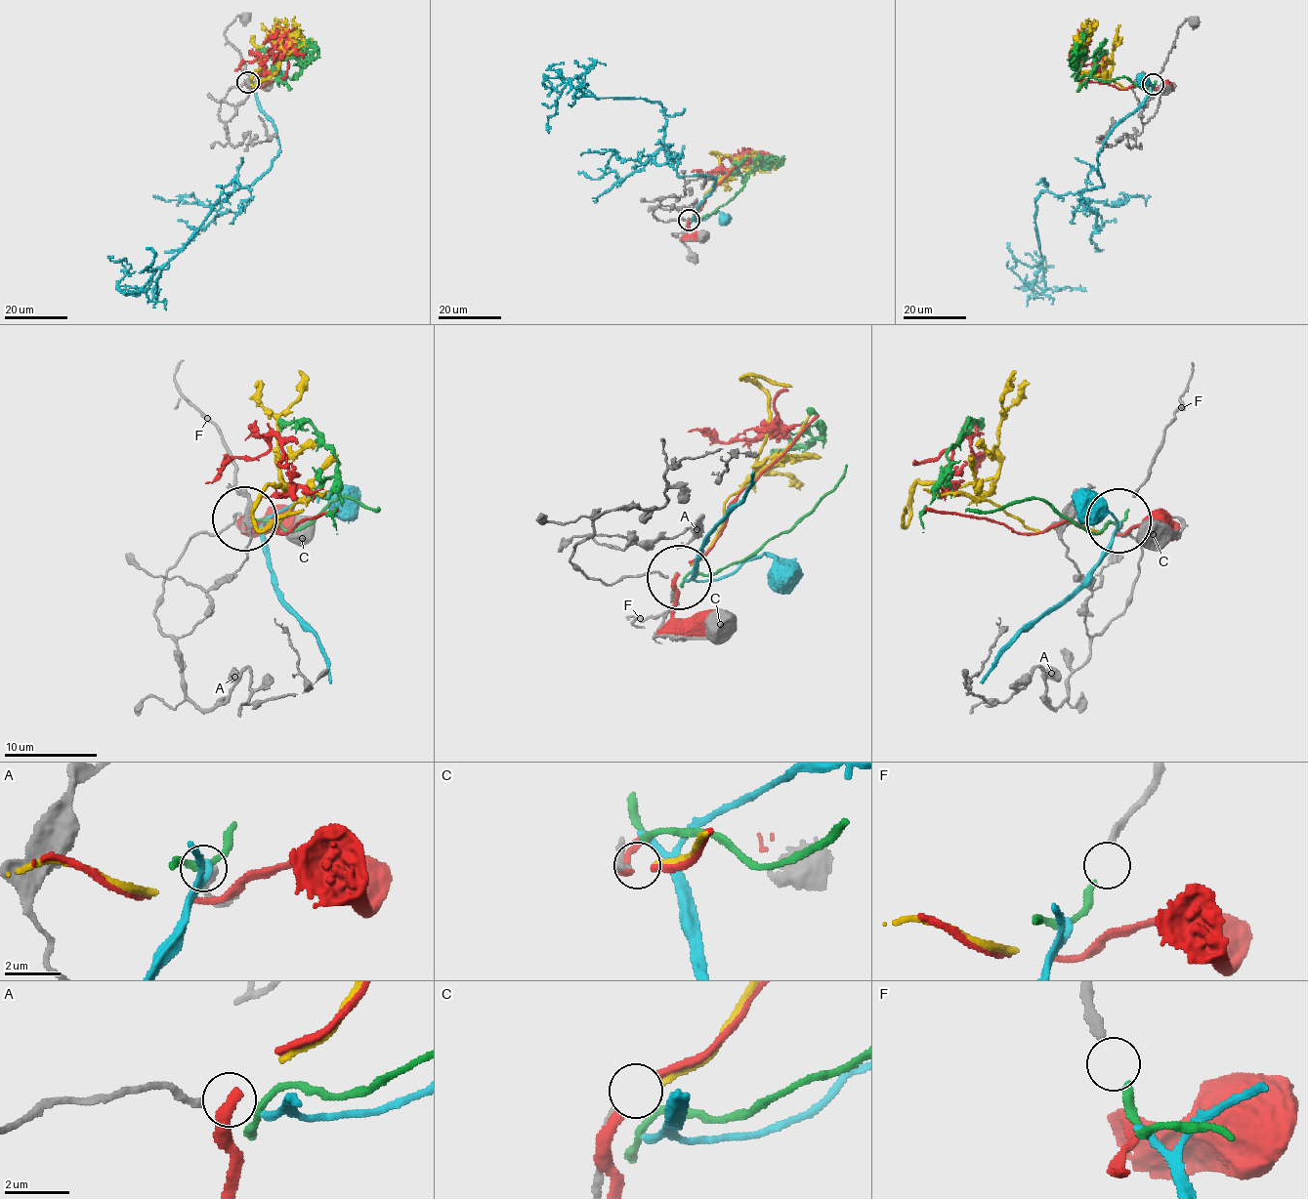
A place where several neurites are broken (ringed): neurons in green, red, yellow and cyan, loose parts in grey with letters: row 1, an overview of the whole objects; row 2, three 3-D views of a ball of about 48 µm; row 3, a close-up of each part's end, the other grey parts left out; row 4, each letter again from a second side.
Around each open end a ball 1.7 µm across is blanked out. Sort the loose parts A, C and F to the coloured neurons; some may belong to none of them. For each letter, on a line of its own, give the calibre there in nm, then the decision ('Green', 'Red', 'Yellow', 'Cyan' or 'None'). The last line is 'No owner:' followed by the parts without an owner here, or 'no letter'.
A: Thickness 200 nm. Cyan
C: Thickness 240 nm. Yellow
F: Thickness 240 nm. Green
No owner: no letter

